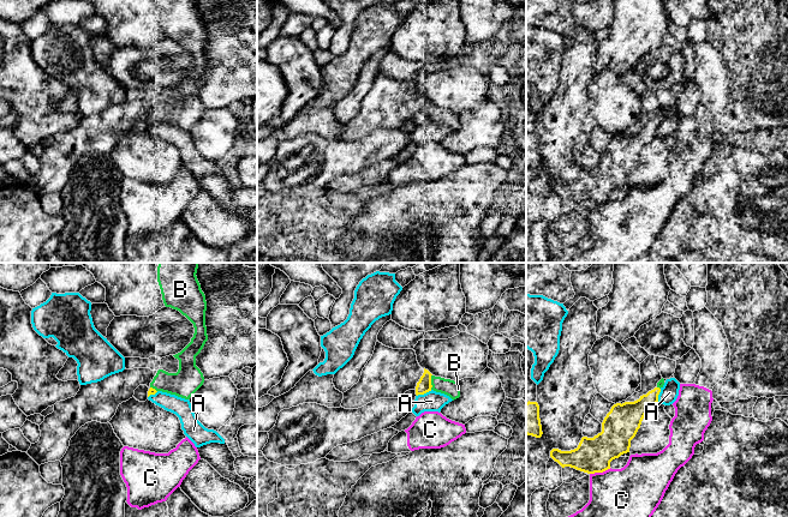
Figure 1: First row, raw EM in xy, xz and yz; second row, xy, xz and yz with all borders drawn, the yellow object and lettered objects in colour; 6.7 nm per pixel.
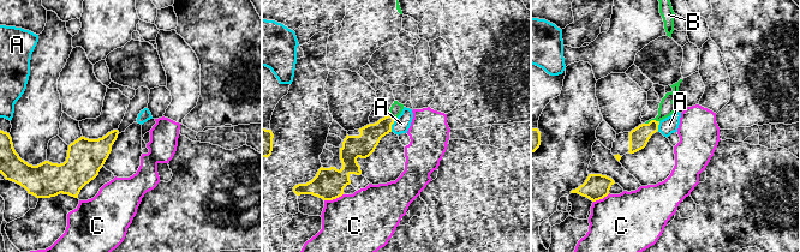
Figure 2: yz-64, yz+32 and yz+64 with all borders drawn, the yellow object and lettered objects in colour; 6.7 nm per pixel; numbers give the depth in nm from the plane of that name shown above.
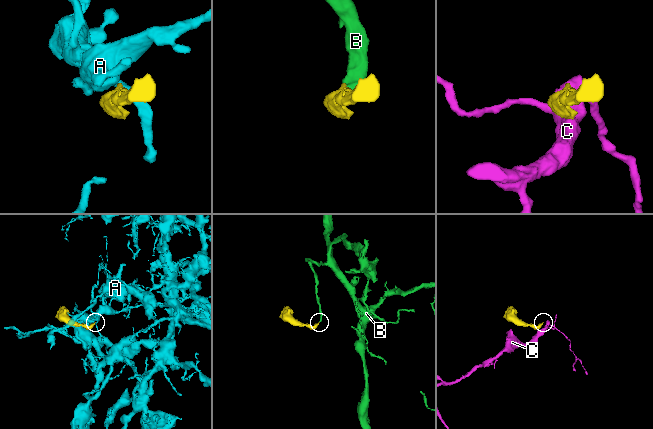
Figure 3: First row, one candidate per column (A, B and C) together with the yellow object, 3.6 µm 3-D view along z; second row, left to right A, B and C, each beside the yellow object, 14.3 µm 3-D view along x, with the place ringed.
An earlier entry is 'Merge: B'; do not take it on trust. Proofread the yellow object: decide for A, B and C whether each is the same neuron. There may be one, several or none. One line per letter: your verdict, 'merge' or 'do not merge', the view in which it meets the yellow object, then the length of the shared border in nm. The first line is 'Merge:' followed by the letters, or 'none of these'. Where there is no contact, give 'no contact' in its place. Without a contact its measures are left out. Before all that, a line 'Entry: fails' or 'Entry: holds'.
Entry: holds
Merge: B
A: do not merge; contact in xz; length 110 nm
B: merge; contact in xz; length 100 nm
C: do not merge; contact in yz; length 150 nm

